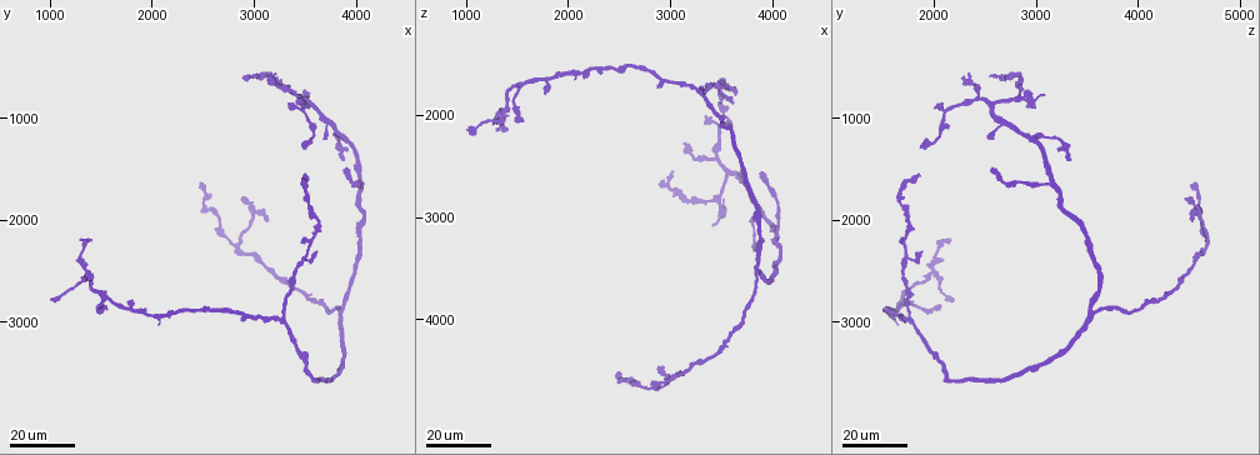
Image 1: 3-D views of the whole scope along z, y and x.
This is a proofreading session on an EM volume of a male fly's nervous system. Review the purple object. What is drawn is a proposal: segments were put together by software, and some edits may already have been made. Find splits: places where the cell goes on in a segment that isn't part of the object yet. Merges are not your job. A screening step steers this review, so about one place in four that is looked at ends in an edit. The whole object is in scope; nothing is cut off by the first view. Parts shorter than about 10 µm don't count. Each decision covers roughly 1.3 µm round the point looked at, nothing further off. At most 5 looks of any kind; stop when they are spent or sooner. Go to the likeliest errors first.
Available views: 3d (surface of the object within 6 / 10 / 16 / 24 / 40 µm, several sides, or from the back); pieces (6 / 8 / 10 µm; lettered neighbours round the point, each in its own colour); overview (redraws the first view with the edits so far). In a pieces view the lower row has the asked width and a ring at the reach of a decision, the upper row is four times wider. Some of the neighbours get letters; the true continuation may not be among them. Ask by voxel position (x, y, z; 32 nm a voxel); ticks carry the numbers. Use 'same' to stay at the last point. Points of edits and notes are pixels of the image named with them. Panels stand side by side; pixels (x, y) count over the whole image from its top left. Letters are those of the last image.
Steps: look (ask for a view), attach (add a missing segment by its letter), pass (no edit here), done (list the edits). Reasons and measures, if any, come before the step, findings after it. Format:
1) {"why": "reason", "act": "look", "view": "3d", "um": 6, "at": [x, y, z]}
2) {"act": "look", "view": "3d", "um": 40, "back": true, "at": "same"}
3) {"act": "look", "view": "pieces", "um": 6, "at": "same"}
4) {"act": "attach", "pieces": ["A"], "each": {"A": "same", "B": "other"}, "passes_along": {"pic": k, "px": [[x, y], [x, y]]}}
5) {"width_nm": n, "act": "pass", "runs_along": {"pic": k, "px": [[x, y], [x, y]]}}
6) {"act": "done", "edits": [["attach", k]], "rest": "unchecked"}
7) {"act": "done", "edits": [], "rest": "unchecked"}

{"why": "tapers out", "act": "look", "view": "3d", "um": 16, "at": [1020, 2800, 2140]}

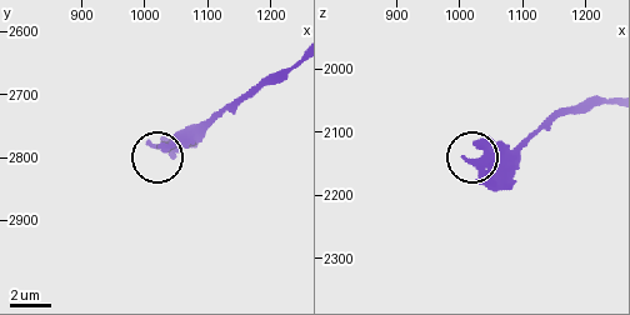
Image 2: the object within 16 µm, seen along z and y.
{"act": "look", "view": "3d", "um": 10, "at": [1005, 2780, 2145]}

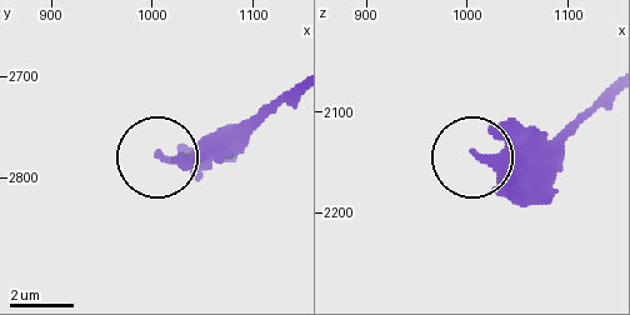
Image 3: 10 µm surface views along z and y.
{"why": "see the neighbours", "act": "look", "view": "pieces", "um": 6, "at": [1006, 2780, 2142]}

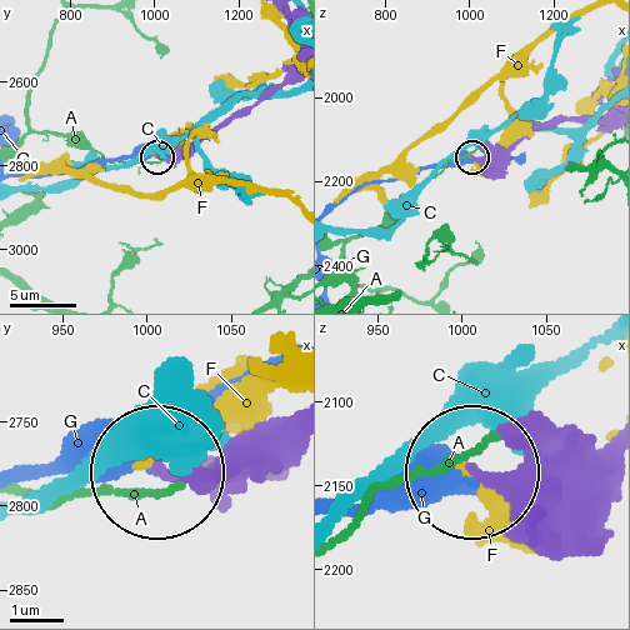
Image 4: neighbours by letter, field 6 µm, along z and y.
{"act": "pass", "each": {"A": "other", "C": "other", "F": "other", "G": "other"}, "found": "no lettered segment goes on from it"}

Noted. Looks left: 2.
{"why": "free end", "act": "look", "view": "3d", "um": 24, "at": [1540, 2860, 2080]}

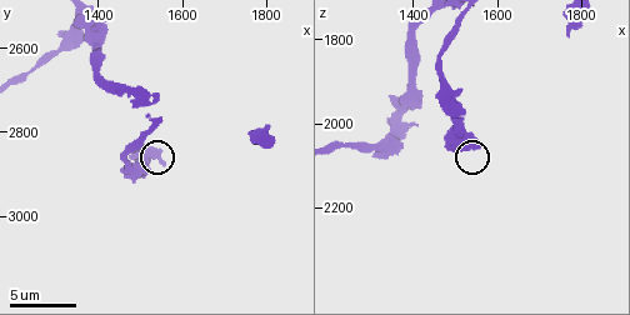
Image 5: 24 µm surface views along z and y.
{"act": "look", "view": "pieces", "um": 10, "at": [1555, 2865, 2055]}

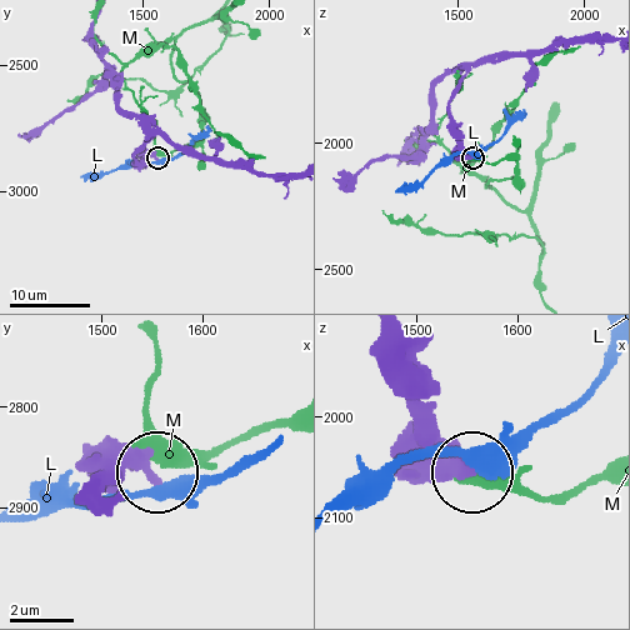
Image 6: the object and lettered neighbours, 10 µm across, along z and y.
{"act": "pass", "each": {"L": "other", "M": "other"}, "runs_along": {"pic": 6, "px": [[86, 480], [151, 469]]}, "found": "no lettered segment goes on from it"}

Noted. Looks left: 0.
{"act": "done", "edits": [], "rest": "unchecked"}

